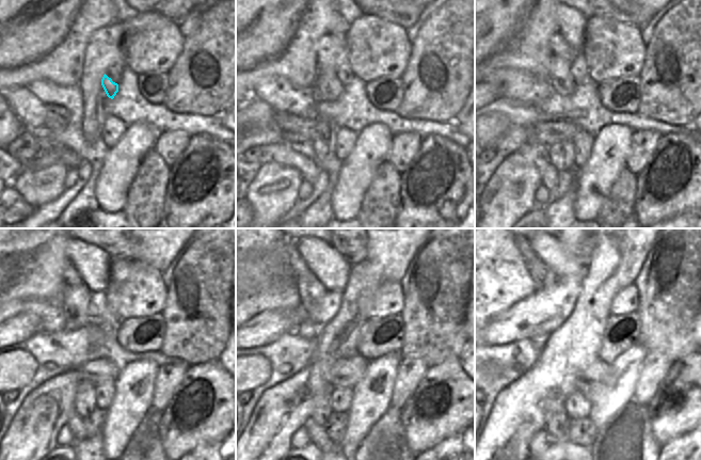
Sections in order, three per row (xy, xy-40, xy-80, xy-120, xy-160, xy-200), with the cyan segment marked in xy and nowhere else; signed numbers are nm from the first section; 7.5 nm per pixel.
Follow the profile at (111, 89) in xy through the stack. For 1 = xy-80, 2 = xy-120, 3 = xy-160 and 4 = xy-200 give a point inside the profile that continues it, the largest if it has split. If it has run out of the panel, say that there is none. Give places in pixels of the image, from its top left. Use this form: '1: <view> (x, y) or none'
1: xy-80 (559, 77)
2: xy-120 (76, 298)
3: xy-160 (311, 289)
4: xy-200 (544, 278)

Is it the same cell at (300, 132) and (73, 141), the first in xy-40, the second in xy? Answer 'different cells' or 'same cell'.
different cells

